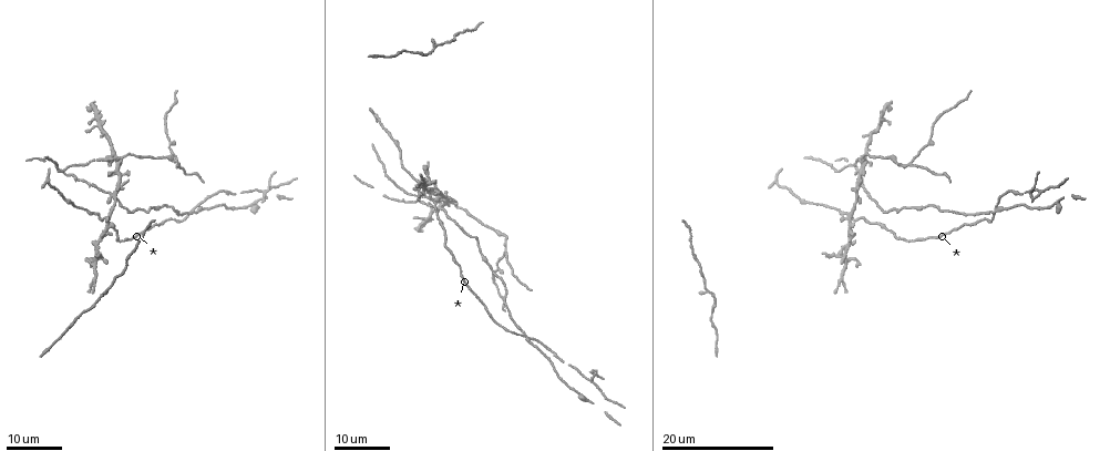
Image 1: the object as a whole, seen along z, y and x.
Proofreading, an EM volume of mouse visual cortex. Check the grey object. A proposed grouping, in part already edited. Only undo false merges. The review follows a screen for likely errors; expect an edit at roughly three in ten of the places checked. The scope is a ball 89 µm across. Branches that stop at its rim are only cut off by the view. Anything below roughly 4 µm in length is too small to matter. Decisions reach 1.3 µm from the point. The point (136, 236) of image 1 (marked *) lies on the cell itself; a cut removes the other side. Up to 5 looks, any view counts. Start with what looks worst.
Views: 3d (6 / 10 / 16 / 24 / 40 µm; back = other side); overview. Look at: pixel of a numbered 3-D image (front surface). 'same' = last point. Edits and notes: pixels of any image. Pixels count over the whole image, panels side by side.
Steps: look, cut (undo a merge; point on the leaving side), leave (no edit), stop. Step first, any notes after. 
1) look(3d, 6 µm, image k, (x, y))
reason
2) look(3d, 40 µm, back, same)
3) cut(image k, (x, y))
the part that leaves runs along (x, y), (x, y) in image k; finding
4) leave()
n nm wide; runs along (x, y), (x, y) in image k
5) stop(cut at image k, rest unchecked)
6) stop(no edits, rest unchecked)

look(3d, 16 µm, image 1, (861, 156))
looks like a crossing

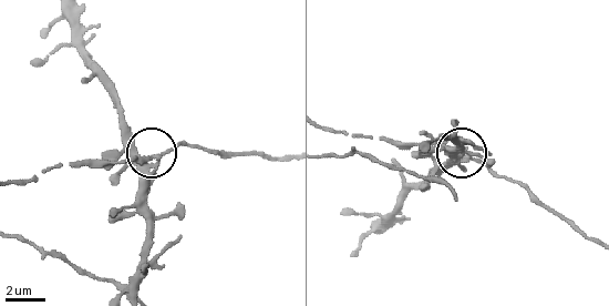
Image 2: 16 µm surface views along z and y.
look(3d, 6 µm, image 2, (153, 157))

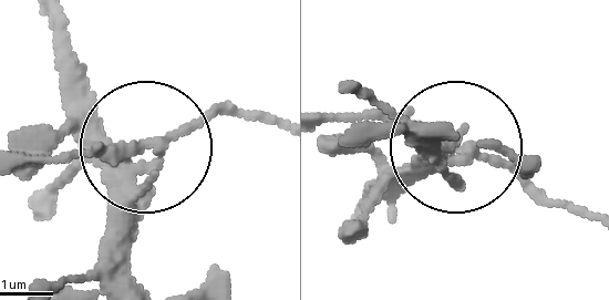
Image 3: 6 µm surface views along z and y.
leave()
runs along (132, 276), (136, 147), (12, 156) in image 3; continuous, no second cell

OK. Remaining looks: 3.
look(3d, 16 µm, image 1, (851, 222))
four or more arms meet

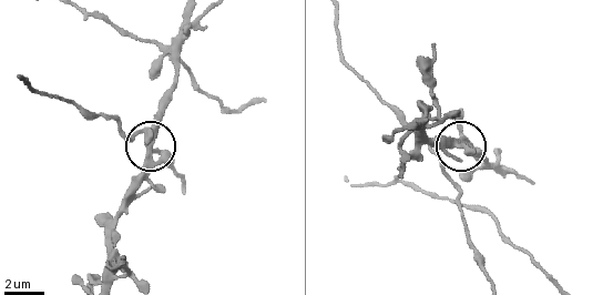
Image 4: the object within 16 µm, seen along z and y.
look(3d, 6 µm, image 4, (149, 147))
closer look

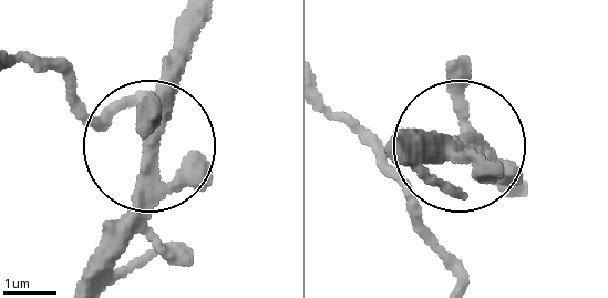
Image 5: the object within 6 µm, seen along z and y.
leave()
side arm 49 µm; continuous, no second cell

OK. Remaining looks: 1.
stop(no edits, rest unchecked)

